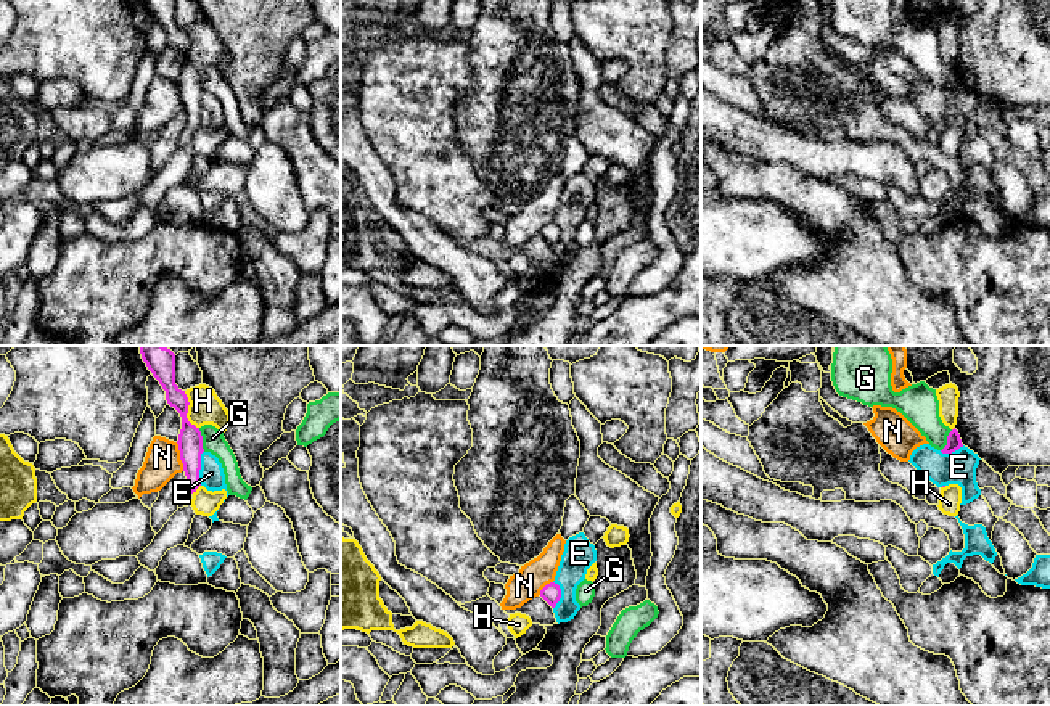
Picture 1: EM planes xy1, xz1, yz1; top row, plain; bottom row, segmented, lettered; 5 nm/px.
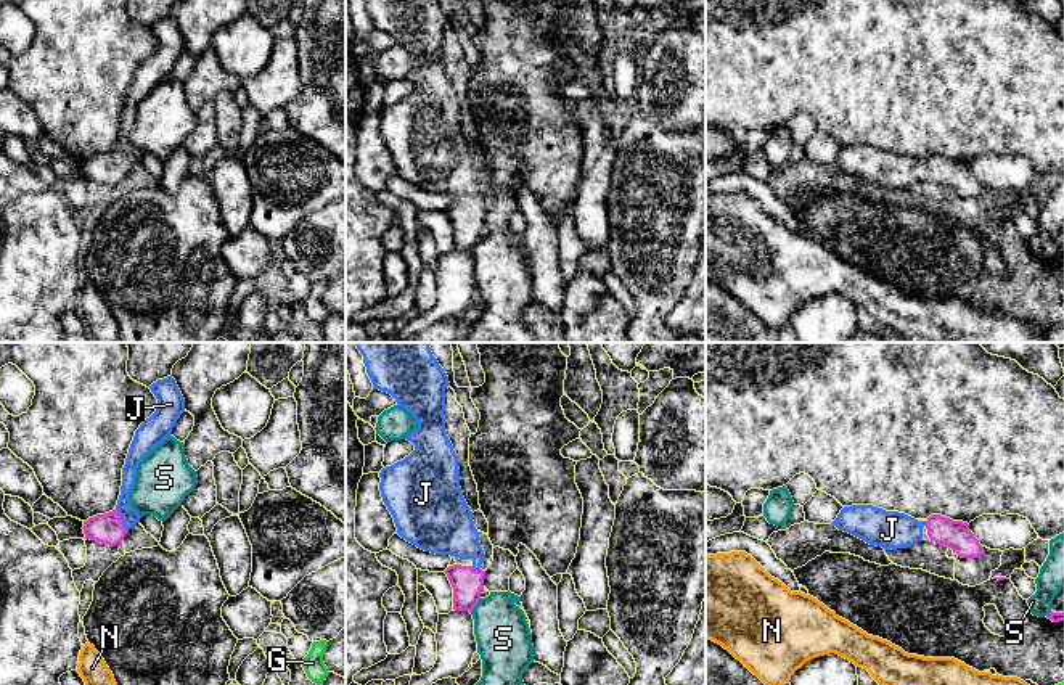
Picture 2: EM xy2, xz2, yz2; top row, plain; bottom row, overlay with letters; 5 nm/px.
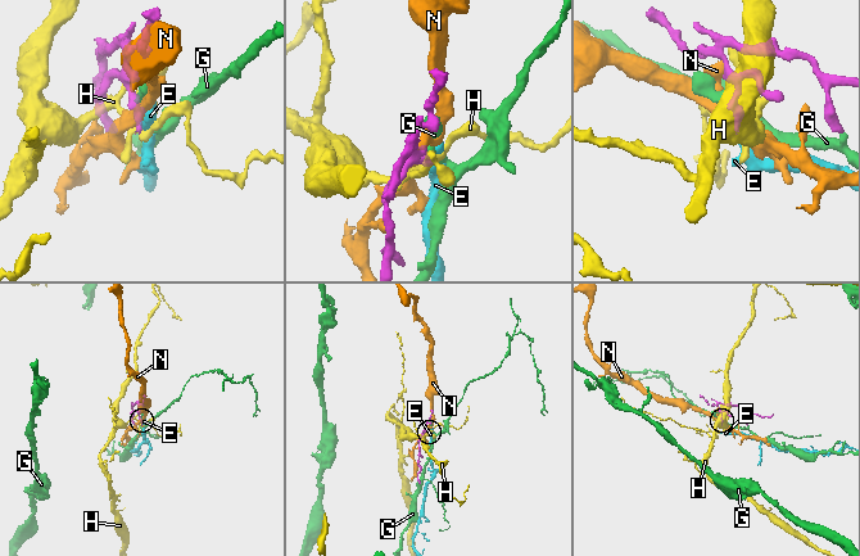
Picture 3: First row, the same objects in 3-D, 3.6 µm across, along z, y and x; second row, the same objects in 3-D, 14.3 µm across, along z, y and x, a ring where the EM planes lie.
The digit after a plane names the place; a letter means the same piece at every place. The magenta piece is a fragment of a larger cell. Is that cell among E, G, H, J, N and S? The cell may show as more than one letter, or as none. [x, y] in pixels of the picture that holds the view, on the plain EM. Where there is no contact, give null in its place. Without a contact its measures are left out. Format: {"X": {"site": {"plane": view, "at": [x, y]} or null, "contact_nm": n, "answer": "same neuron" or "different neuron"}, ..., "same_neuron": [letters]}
{"E": {"site": {"plane": "xy1", "at": [200, 108]}, "contact_nm": 180, "answer": "different neuron"}, "G": {"site": {"plane": "xy1", "at": [201, 79]}, "contact_nm": 120, "answer": "different neuron"}, "H": {"site": {"plane": "xy1", "at": [187, 50]}, "contact_nm": 200, "answer": "different neuron"}, "J": {"site": {"plane": "xy2", "at": [121, 159]}, "contact_nm": 130, "answer": "same neuron"}, "N": {"site": {"plane": "xy1", "at": [180, 97]}, "contact_nm": 150, "answer": "different neuron"}, "S": {"site": {"plane": "xz2", "at": [476, 243]}, "contact_nm": 90, "answer": "different neuron"}, "same_neuron": ["J"]}

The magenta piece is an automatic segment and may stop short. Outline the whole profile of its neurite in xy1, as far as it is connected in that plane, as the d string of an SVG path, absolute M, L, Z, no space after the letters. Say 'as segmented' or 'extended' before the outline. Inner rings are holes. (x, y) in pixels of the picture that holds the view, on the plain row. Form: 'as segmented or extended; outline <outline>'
as segmented; outline M143 0L143 2L166 31L167 43L174 47L182 56L182 69L177 84L180 90L180 100L183 103L183 111L187 116L185 129L193 133L201 125L199 109L201 109L201 93L204 92L203 76L199 68L191 64L187 58L190 42L185 31L182 31L175 24L175 0Z

